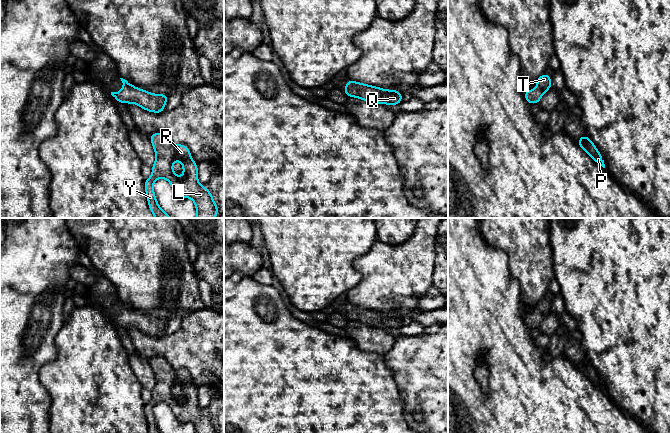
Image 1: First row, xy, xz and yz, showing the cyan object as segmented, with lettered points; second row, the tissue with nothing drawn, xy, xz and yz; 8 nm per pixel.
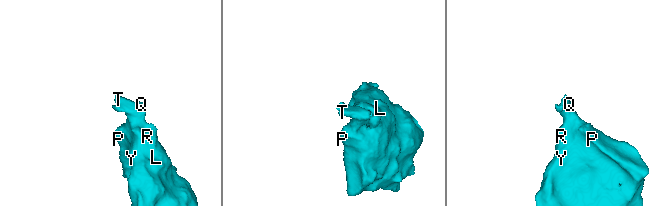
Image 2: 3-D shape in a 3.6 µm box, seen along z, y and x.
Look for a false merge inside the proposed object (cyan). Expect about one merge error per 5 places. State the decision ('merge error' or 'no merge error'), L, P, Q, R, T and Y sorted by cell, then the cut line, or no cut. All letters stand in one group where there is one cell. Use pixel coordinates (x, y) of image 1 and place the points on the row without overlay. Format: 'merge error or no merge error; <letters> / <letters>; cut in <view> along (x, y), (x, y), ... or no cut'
no merge error; L P Q R T Y; no cut

